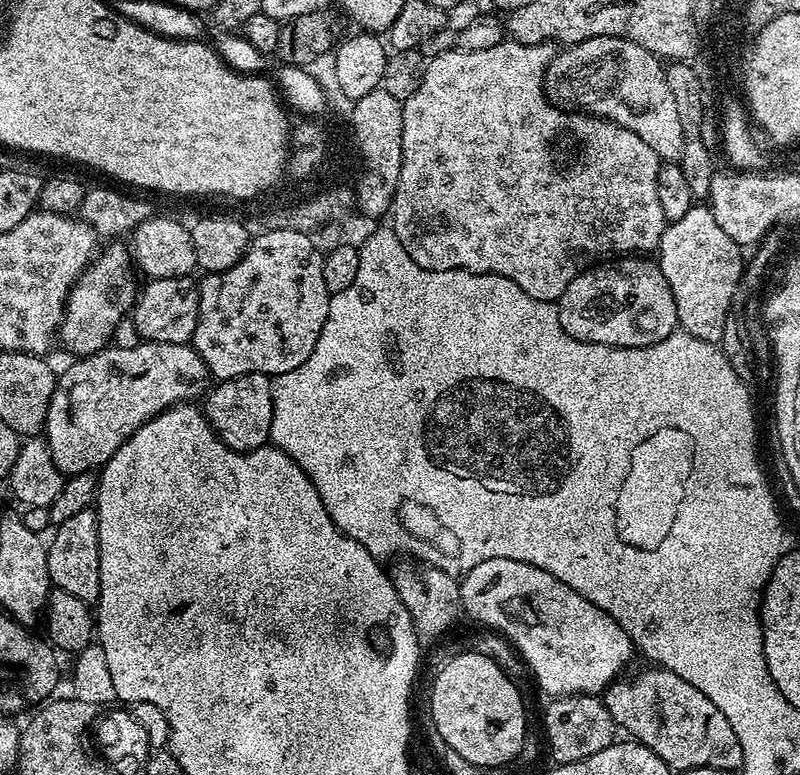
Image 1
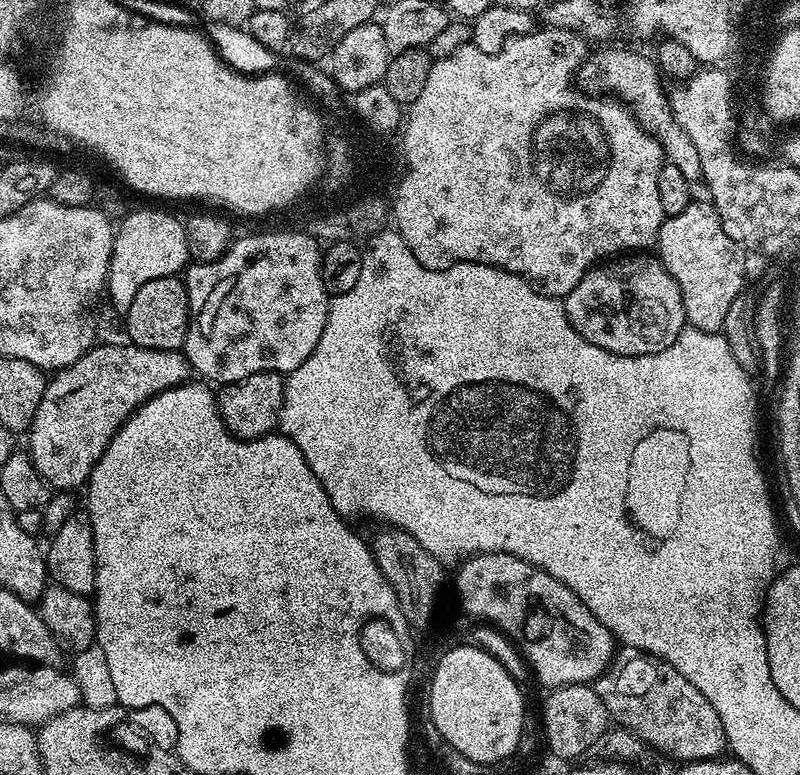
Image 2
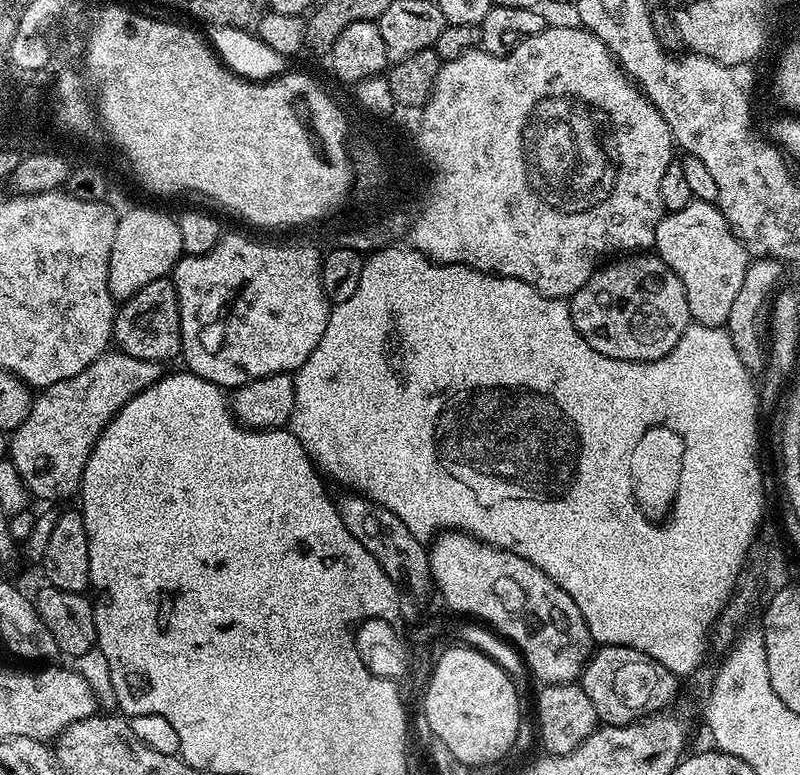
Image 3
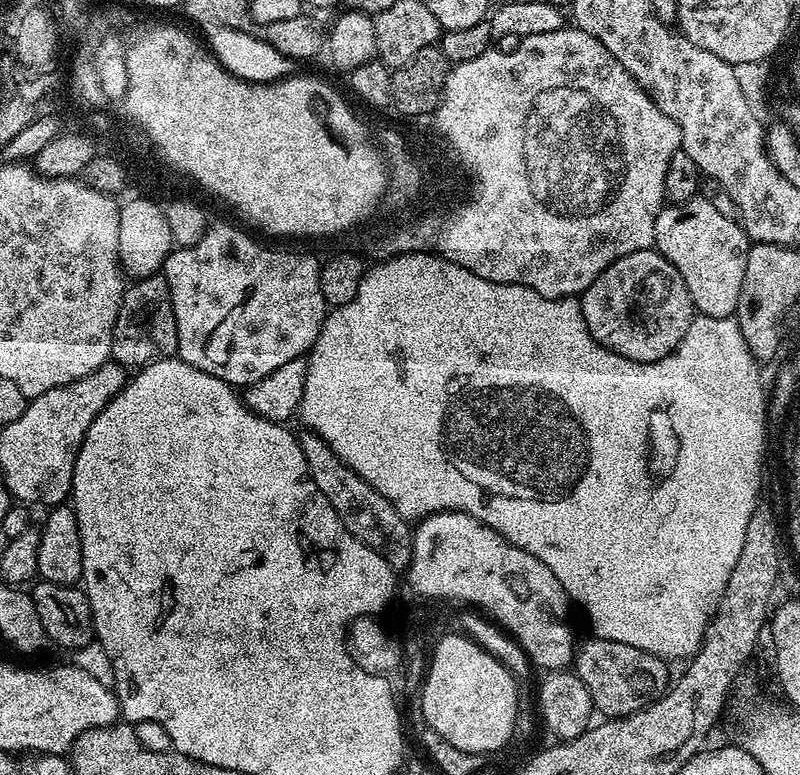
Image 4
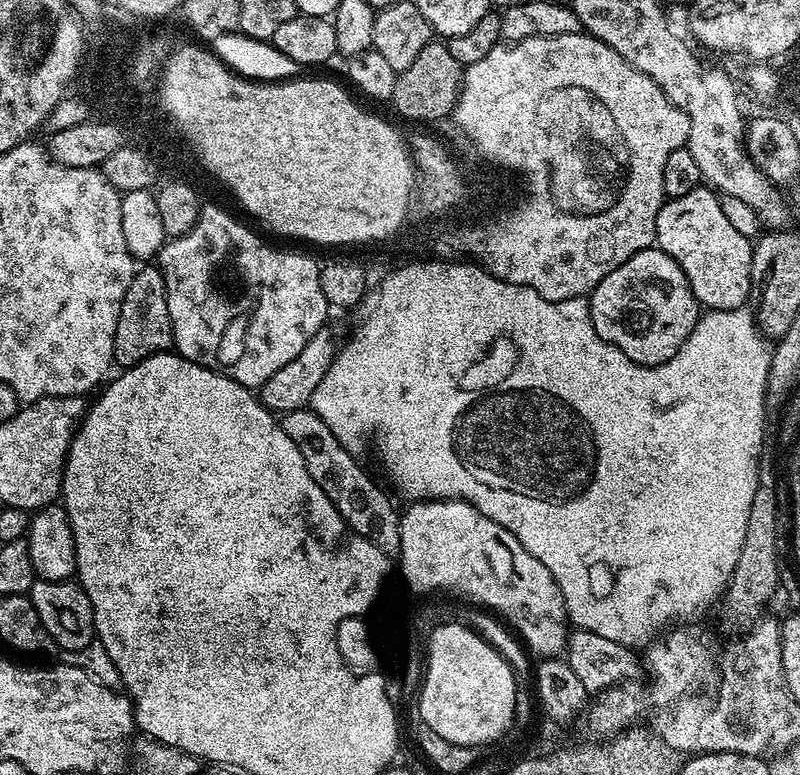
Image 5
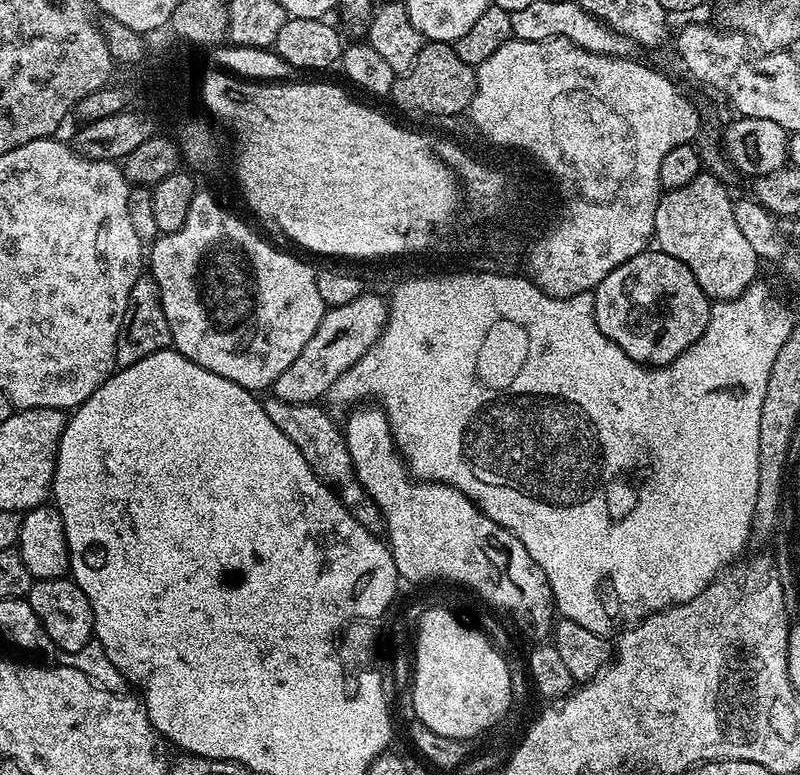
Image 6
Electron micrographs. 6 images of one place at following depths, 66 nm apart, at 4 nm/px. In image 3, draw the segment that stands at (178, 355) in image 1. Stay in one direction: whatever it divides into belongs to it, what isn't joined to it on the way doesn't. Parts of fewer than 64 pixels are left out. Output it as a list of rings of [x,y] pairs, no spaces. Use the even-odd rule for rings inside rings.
[[[109,350],[102,353],[94,362],[90,362],[90,366],[86,366],[86,370],[82,370],[82,374],[74,374],[74,378],[66,378],[62,382],[54,382],[54,386],[43,389],[33,399],[32,409],[26,418],[26,422],[22,422],[22,426],[18,426],[16,431],[11,433],[10,436],[10,459],[12,465],[18,470],[18,474],[24,480],[24,485],[27,486],[29,493],[33,497],[36,496],[40,500],[68,500],[77,495],[80,491],[80,479],[86,470],[86,462],[90,458],[90,454],[94,450],[94,446],[98,442],[98,438],[102,434],[102,430],[113,418],[118,414],[118,410],[122,410],[122,406],[126,406],[126,402],[130,402],[130,398],[137,396],[142,390],[146,390],[156,380],[159,380],[162,375],[162,368],[159,363],[154,361],[139,360],[138,358],[131,357],[119,350]]]

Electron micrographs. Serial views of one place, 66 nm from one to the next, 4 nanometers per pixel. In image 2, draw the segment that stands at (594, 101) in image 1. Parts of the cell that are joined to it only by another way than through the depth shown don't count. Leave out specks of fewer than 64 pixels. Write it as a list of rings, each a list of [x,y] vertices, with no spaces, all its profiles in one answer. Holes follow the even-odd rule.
[[[604,48],[601,52],[593,51],[582,65],[583,87],[592,94],[607,94],[625,105],[629,112],[635,116],[636,121],[655,138],[664,148],[667,163],[678,166],[682,174],[693,185],[701,183],[704,170],[698,158],[698,149],[694,142],[682,130],[675,114],[672,112],[672,102],[669,93],[664,92],[662,73],[656,66],[655,59],[643,56],[640,52],[631,52],[628,48]]]

